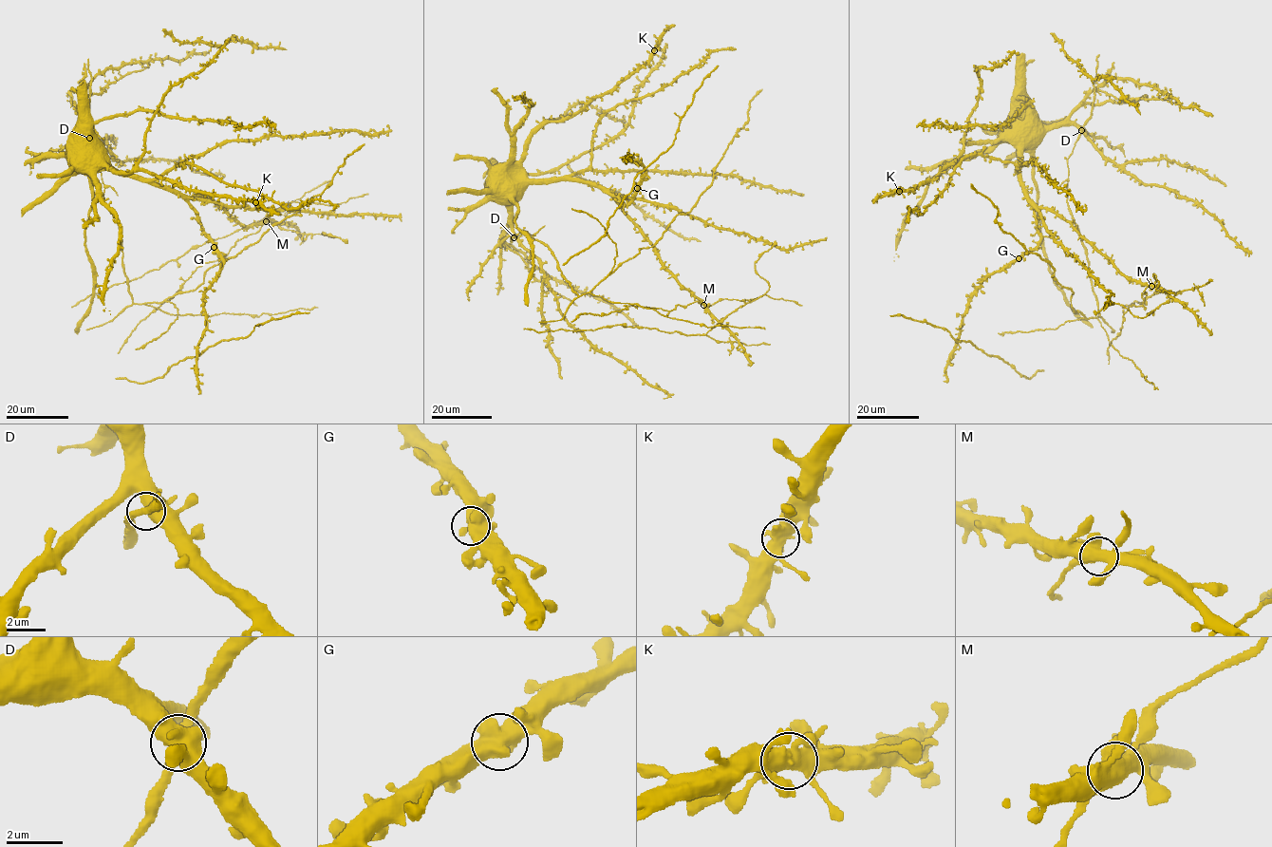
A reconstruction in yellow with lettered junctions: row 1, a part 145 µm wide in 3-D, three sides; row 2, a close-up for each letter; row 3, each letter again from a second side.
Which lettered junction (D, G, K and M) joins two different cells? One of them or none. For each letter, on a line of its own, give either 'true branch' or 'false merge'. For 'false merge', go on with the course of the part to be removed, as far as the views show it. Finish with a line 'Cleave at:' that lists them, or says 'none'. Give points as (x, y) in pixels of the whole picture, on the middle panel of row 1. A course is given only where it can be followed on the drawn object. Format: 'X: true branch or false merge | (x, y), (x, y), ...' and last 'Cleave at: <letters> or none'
D: true branch
G: true branch
K: true branch
M: true branch
Cleave at: none

